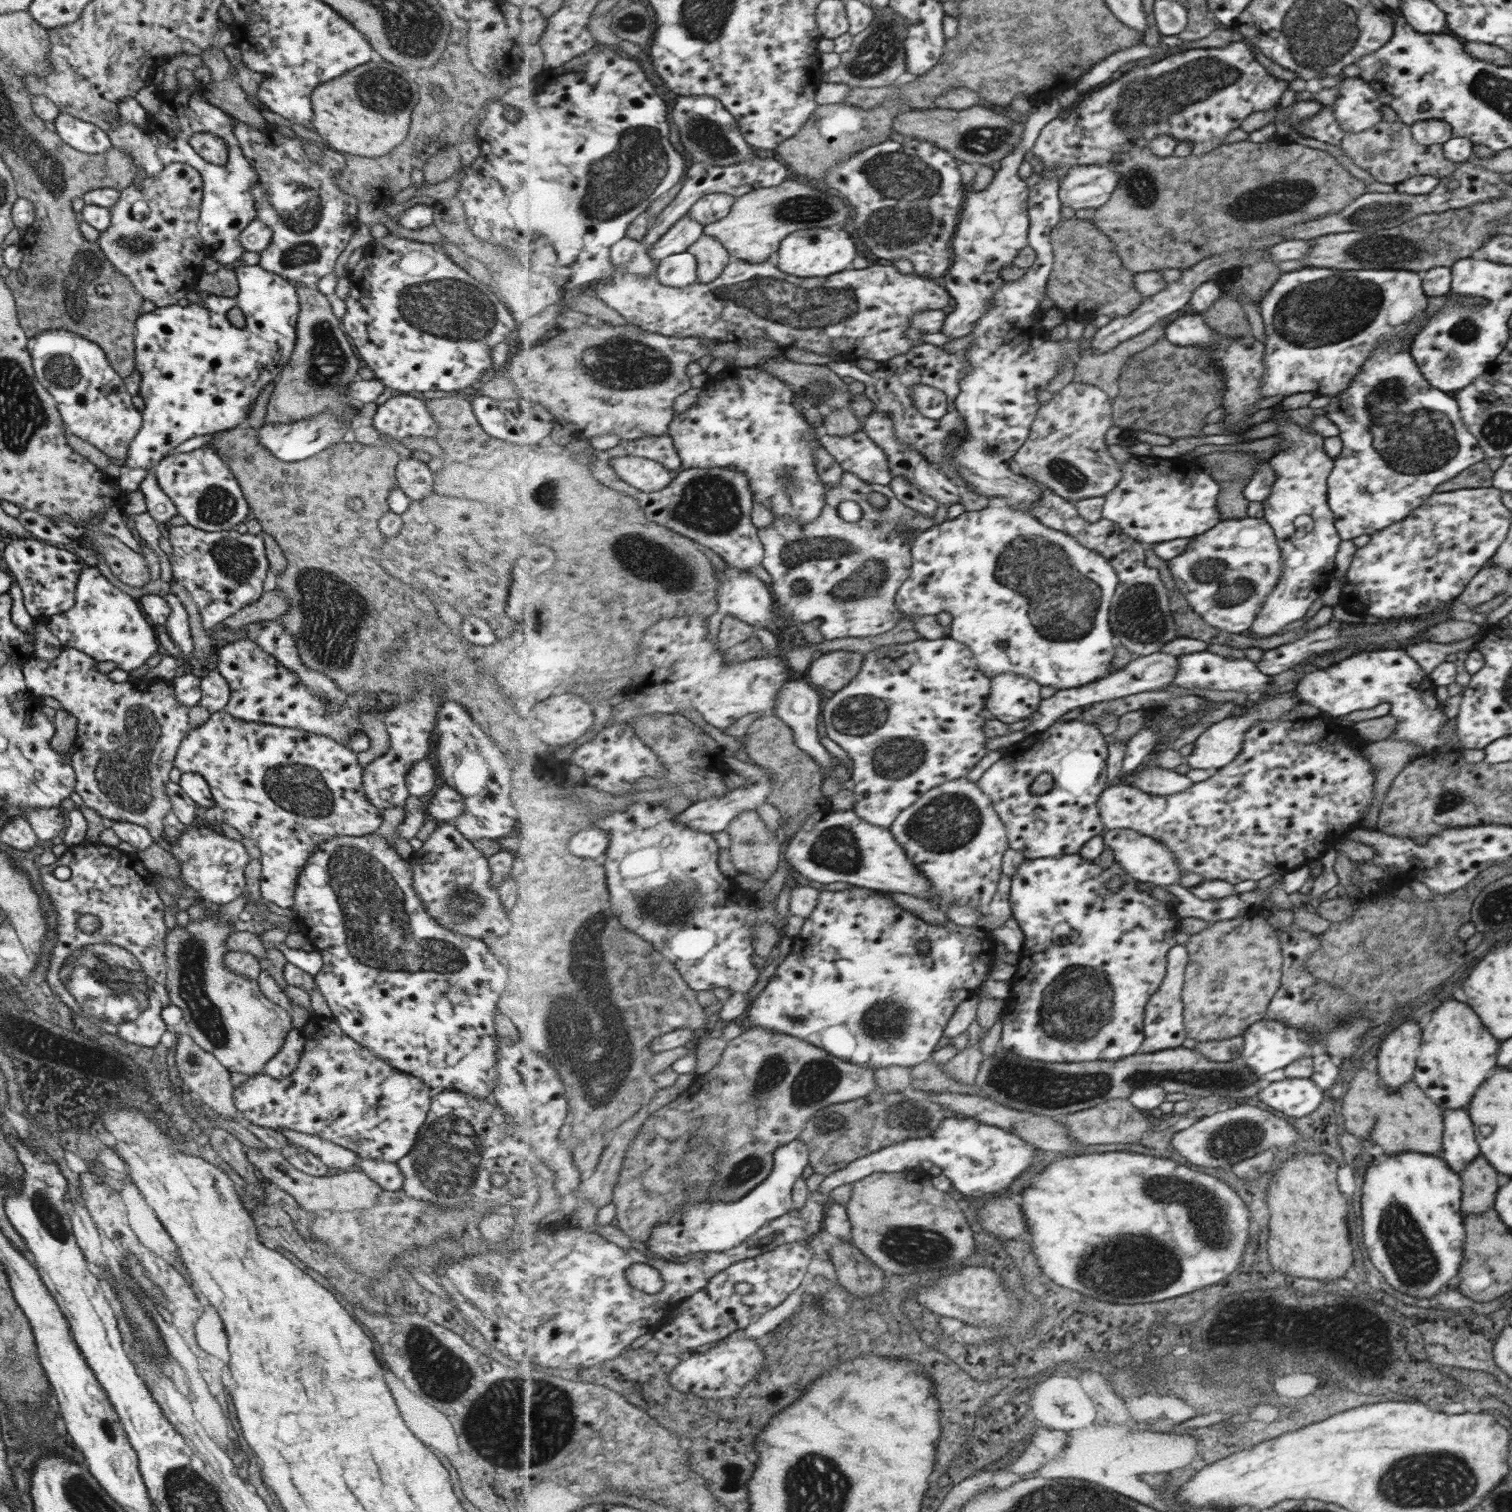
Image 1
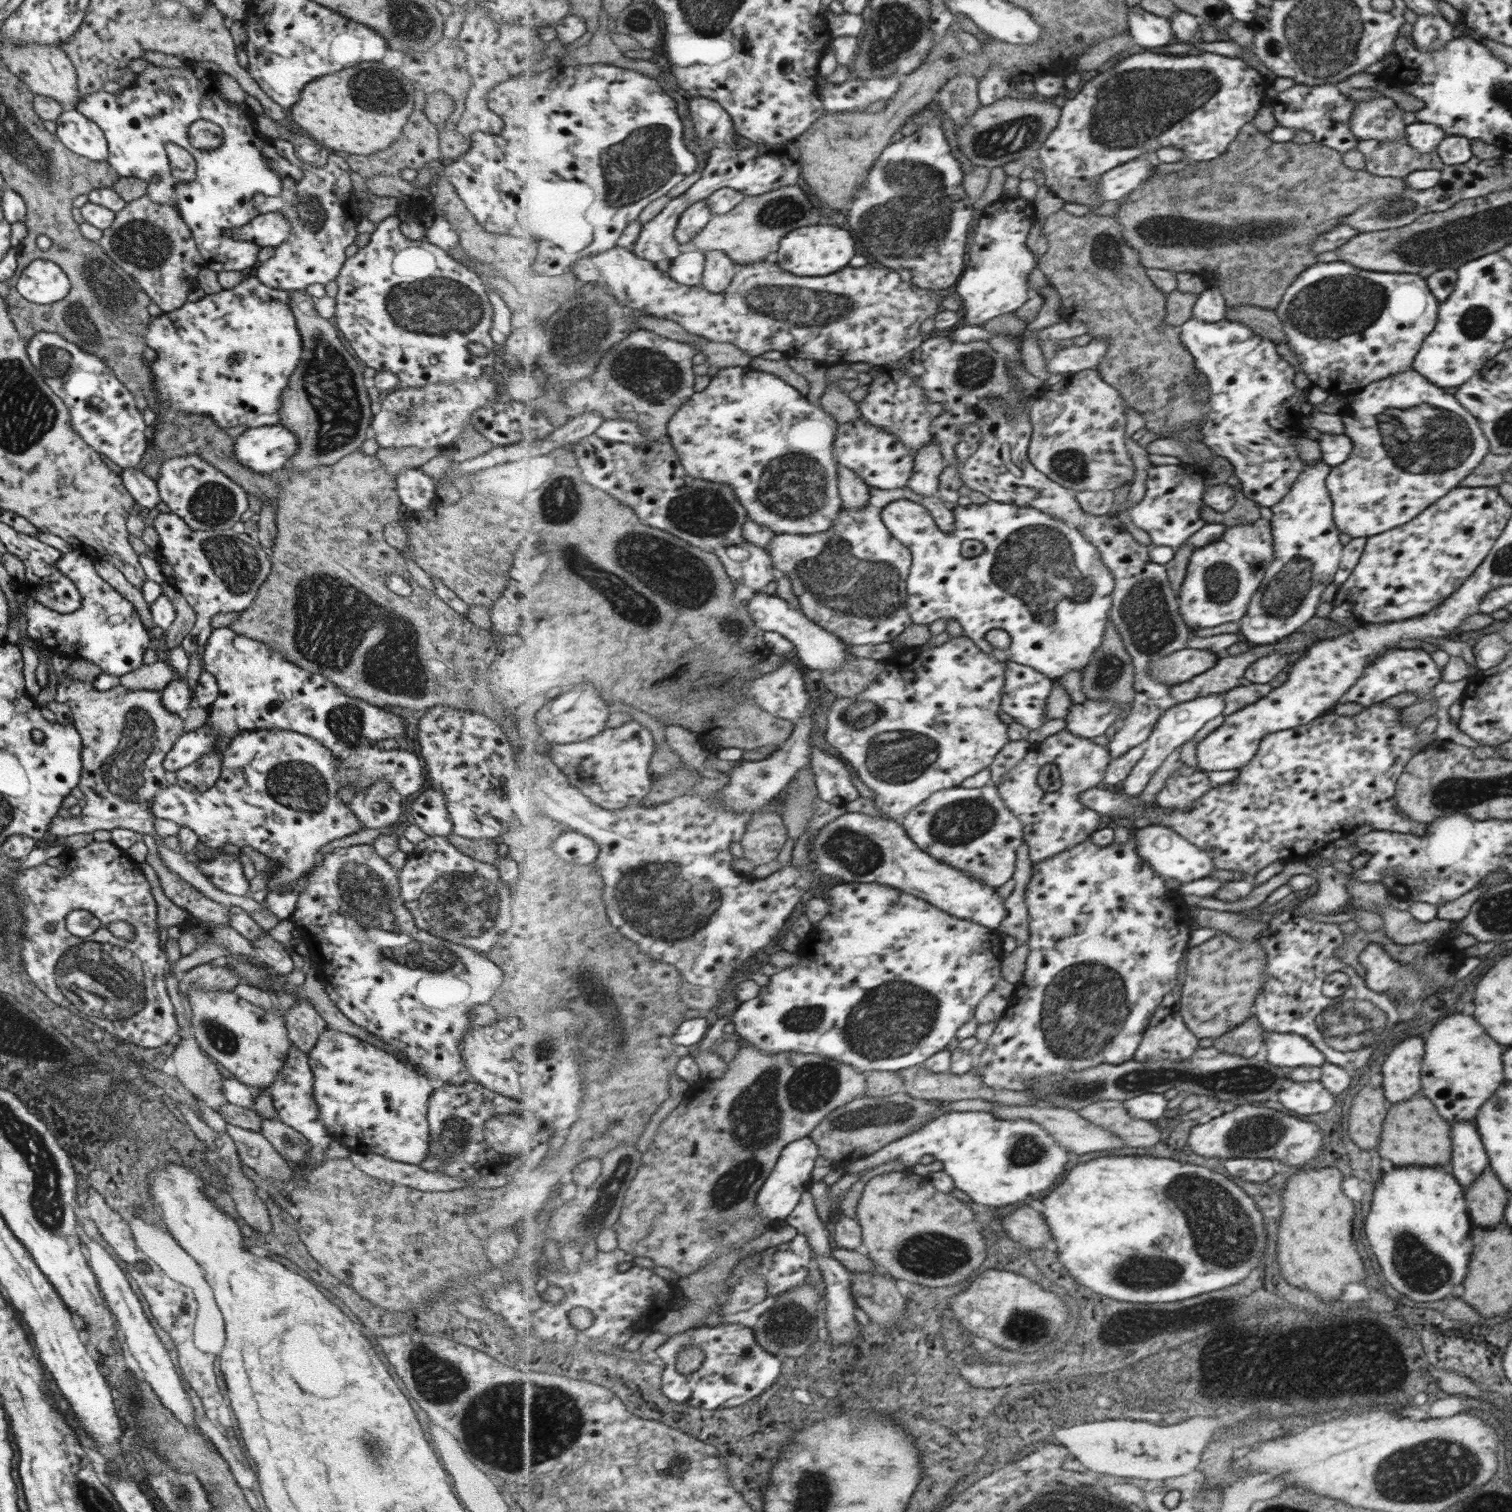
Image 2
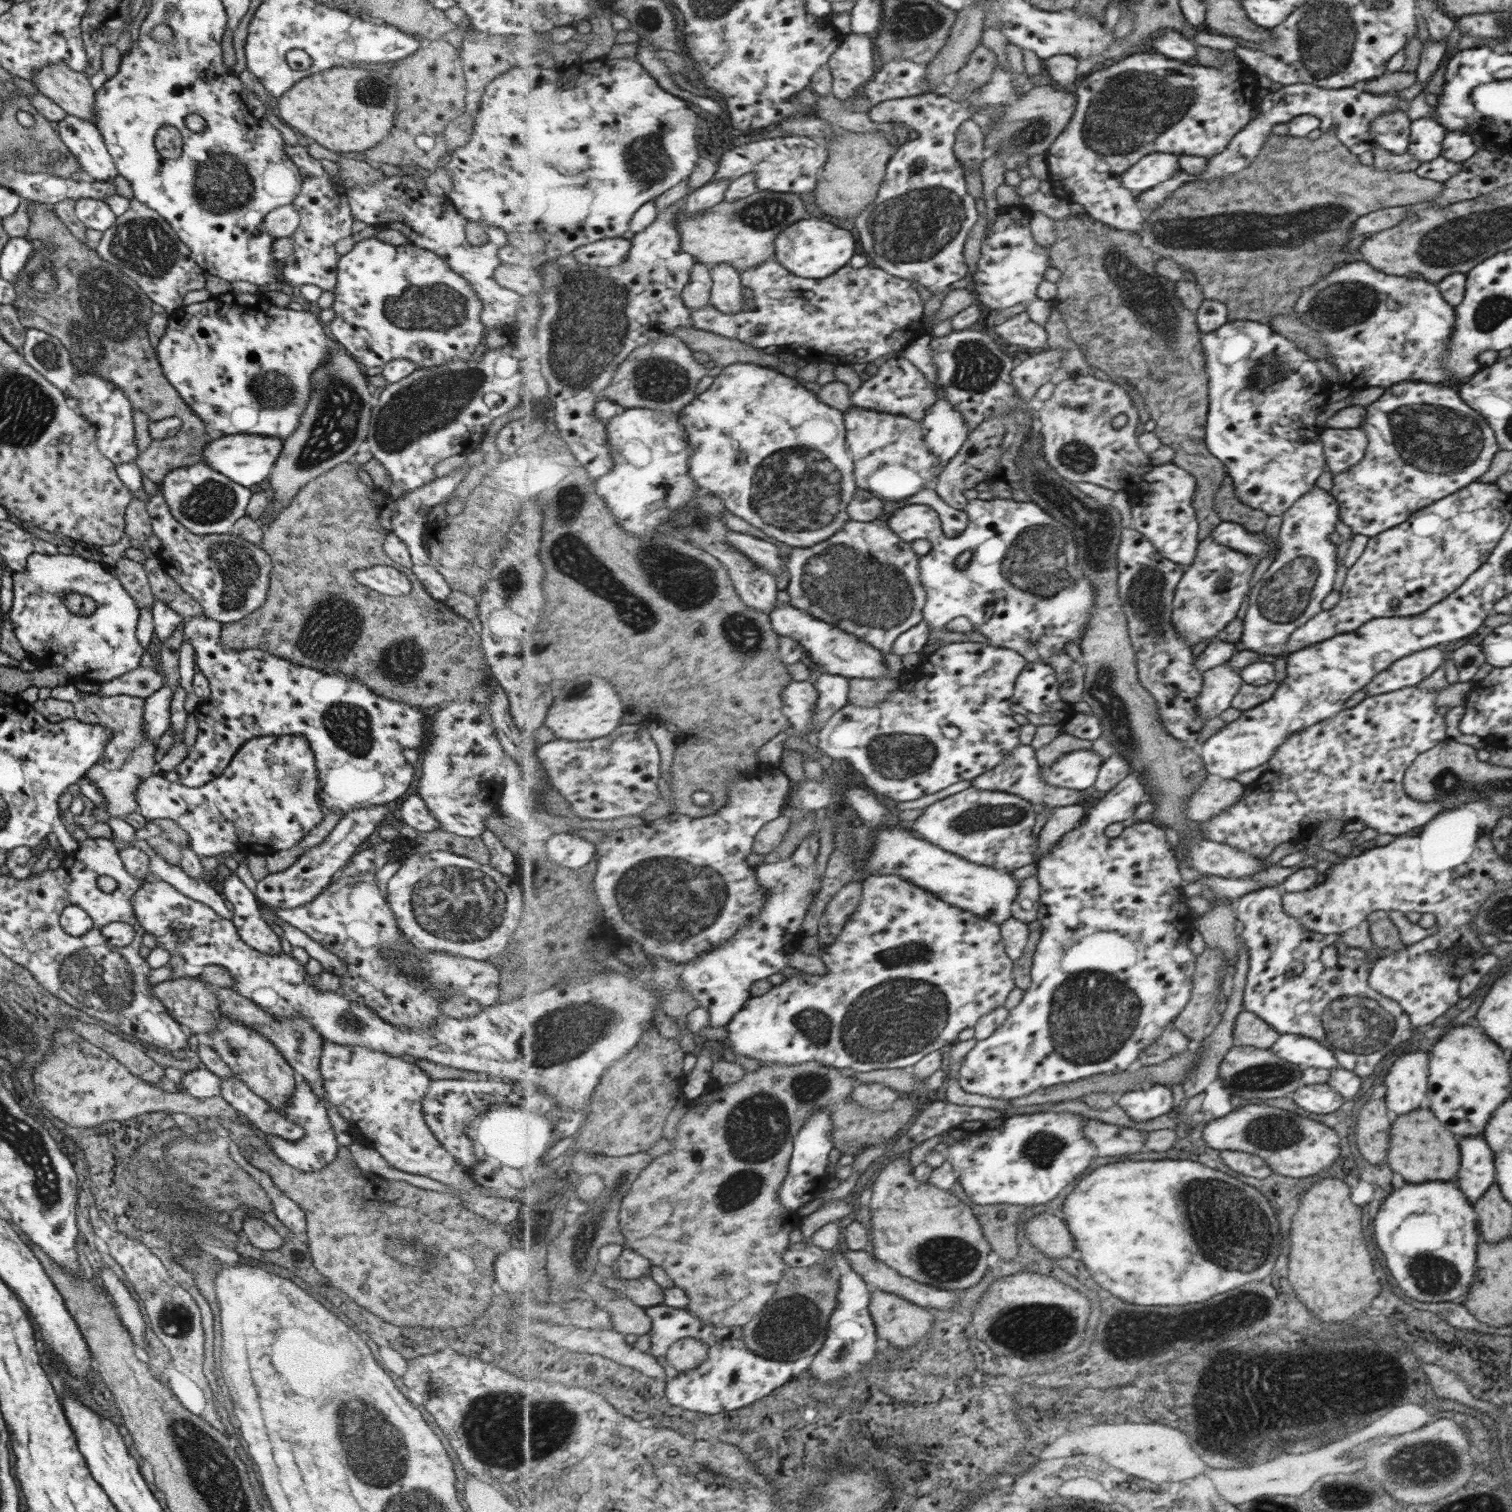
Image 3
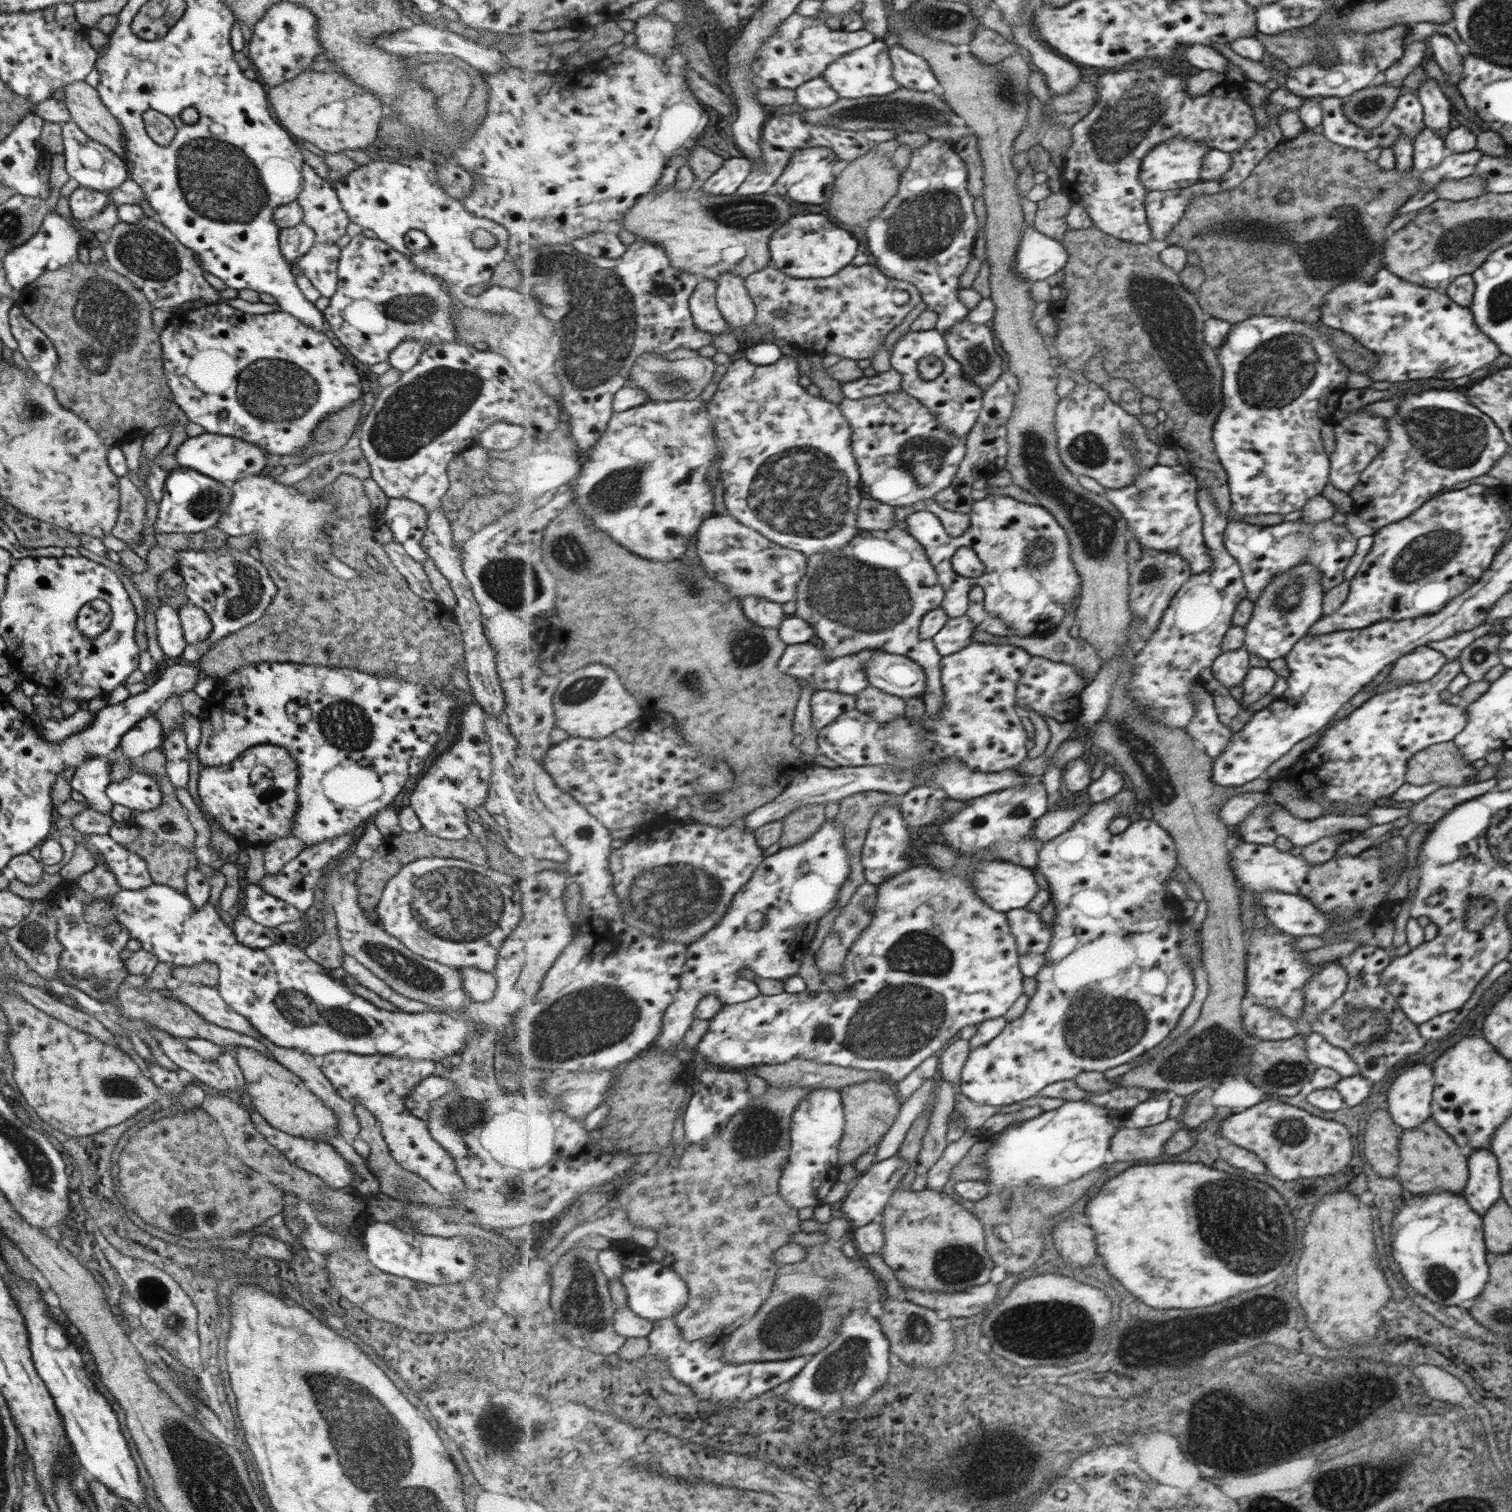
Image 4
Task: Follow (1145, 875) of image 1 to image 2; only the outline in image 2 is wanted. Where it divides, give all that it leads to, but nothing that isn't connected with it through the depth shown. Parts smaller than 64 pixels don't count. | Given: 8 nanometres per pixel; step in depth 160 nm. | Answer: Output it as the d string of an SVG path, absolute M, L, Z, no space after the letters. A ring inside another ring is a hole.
M1139 825L1133 827L1130 835L1133 833L1138 842L1138 853L1142 855L1142 860L1153 868L1157 875L1163 876L1163 879L1175 879L1183 885L1209 876L1211 872L1217 870L1211 852L1187 842L1183 835L1169 826Z

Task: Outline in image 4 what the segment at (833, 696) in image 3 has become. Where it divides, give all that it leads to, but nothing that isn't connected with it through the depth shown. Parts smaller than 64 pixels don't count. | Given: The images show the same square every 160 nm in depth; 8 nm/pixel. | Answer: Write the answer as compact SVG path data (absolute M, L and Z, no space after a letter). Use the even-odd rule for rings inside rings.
M819 641L803 642L801 644L788 645L786 653L780 661L780 671L795 679L805 680L813 685L815 690L839 692L841 694L861 693L871 686L871 680L867 679L866 660L872 657L874 651L862 650L855 654L845 655L825 660L825 652Z

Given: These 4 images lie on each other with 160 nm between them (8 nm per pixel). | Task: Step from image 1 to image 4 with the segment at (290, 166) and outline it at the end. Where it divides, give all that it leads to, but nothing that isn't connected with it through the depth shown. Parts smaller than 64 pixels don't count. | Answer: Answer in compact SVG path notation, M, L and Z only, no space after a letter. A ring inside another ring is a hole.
M306 163L301 167L302 188L296 196L296 203L301 207L302 217L300 222L308 226L314 232L313 244L302 254L295 266L299 272L309 280L320 292L320 296L330 298L336 291L337 277L336 266L338 263L340 249L335 242L345 233L345 227L349 224L347 213L341 208L336 192L332 190L330 182L319 177L311 166Z

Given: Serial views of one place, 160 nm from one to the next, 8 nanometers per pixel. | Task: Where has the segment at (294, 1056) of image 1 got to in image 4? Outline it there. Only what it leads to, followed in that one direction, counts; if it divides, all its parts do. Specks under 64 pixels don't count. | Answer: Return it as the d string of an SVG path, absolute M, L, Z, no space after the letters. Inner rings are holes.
M255 1115L251 1116L251 1121L257 1127L259 1134L262 1134L263 1138L266 1138L266 1141L283 1155L283 1158L286 1158L293 1166L319 1177L327 1188L340 1190L343 1186L351 1186L353 1180L361 1181L357 1180L357 1176L351 1171L351 1165L337 1154L329 1143L310 1141L308 1138L292 1137L291 1134L281 1133L280 1130L267 1125L263 1118Z

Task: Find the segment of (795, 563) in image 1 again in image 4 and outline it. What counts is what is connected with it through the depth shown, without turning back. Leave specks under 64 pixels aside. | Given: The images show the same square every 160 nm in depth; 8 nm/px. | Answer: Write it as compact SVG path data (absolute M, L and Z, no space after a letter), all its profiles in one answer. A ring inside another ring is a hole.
M935 498L917 500L915 504L894 507L895 526L894 528L891 528L889 532L885 532L885 530L861 530L861 532L855 536L855 540L851 540L851 542L849 542L849 544L845 546L843 550L837 550L839 554L833 554L835 550L831 550L831 552L827 552L827 556L823 556L823 554L815 554L815 556L811 556L811 558L807 560L807 574L802 578L802 581L798 586L797 598L795 598L797 606L795 614L798 617L804 618L807 622L810 622L811 626L815 627L815 630L818 631L819 642L827 642L827 646L831 646L831 650L839 650L839 654L855 654L856 652L862 650L883 650L891 654L899 654L914 659L914 661L918 662L923 668L925 668L927 672L927 698L925 698L926 712L930 715L933 715L934 717L940 717L940 712L944 709L944 698L946 697L944 696L942 683L943 666L941 662L943 655L939 652L939 649L934 643L933 638L919 640L919 626L921 626L921 620L923 620L923 616L925 616L927 612L931 612L931 610L935 610L935 608L939 608L942 605L942 602L945 601L946 598L946 590L939 582L938 572L930 563L930 558L927 556L926 548L921 542L917 541L917 538L911 536L909 532L909 525L907 525L906 519L914 512L923 510L929 510L929 512L938 516L938 518L942 521L943 528L947 530L948 537L951 539L955 539L965 534L972 524L972 513L965 514L947 510L947 508L942 507L941 504L935 500Z

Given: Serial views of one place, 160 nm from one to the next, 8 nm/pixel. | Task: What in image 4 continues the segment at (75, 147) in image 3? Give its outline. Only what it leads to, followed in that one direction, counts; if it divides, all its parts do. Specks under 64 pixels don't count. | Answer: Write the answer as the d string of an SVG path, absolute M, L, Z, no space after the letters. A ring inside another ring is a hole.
M71 120L60 124L64 156L64 166L69 180L74 181L81 188L99 191L107 194L119 188L121 182L128 179L128 172L121 157L113 154L106 146L91 140Z

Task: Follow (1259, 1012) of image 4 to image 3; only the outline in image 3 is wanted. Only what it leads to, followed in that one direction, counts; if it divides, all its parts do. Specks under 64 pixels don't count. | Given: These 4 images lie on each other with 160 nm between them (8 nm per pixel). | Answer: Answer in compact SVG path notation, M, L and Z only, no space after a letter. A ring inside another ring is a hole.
M1242 1011L1234 1018L1232 1036L1243 1046L1270 1048L1278 1040L1278 1031L1251 1011Z

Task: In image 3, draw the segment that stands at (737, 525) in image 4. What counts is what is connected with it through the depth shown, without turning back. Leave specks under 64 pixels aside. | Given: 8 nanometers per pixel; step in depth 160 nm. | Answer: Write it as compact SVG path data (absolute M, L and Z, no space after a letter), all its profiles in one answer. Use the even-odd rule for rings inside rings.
M730 530L725 541L751 557L753 562L770 570L775 576L781 574L783 560L779 557L779 548L775 544L755 538L751 534L741 534L741 532L731 532Z

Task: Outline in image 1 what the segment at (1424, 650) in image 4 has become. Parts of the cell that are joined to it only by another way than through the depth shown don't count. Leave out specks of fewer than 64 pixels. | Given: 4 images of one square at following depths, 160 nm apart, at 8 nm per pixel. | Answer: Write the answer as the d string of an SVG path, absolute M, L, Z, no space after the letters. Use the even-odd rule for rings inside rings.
M1391 646L1391 648L1383 648L1383 650L1379 648L1375 652L1361 652L1357 656L1341 658L1341 662L1337 662L1337 664L1325 668L1325 670L1317 670L1317 672L1311 672L1297 679L1294 690L1296 690L1296 694L1298 694L1298 698L1301 698L1303 704L1309 704L1309 706L1318 708L1320 711L1328 712L1336 719L1355 710L1369 710L1380 702L1389 702L1390 711L1388 714L1399 720L1395 728L1395 734L1391 734L1389 738L1391 740L1408 740L1418 744L1420 752L1417 756L1419 756L1421 754L1427 755L1432 751L1435 752L1444 744L1441 735L1440 738L1429 738L1429 736L1437 736L1435 732L1441 730L1442 726L1448 721L1443 716L1443 712L1439 710L1440 704L1435 702L1435 688L1436 685L1431 682L1430 677L1425 675L1419 664L1403 648Z

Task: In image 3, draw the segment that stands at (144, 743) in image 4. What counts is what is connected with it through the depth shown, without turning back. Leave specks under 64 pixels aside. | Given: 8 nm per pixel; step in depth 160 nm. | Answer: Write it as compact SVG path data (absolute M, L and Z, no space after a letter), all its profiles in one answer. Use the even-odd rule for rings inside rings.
M164 684L144 699L144 714L142 714L144 739L156 742L157 738L169 730L172 693L172 690Z

